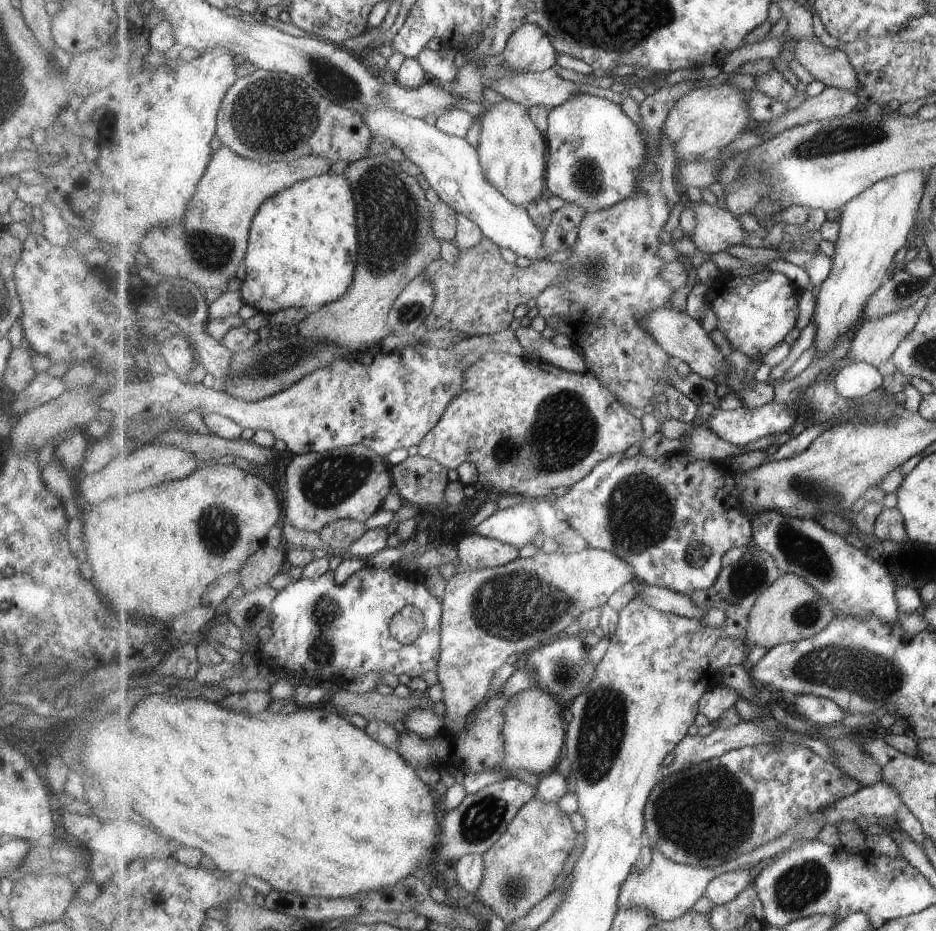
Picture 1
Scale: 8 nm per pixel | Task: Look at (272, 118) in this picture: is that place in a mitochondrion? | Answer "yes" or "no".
yes

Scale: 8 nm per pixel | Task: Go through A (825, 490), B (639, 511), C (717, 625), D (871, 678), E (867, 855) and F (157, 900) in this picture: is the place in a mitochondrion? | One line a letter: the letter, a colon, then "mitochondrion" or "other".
A: mitochondrion
B: mitochondrion
C: other
D: mitochondrion
E: other
F: other

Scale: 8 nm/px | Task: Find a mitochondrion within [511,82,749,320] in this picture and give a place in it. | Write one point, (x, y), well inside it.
(586, 175)

